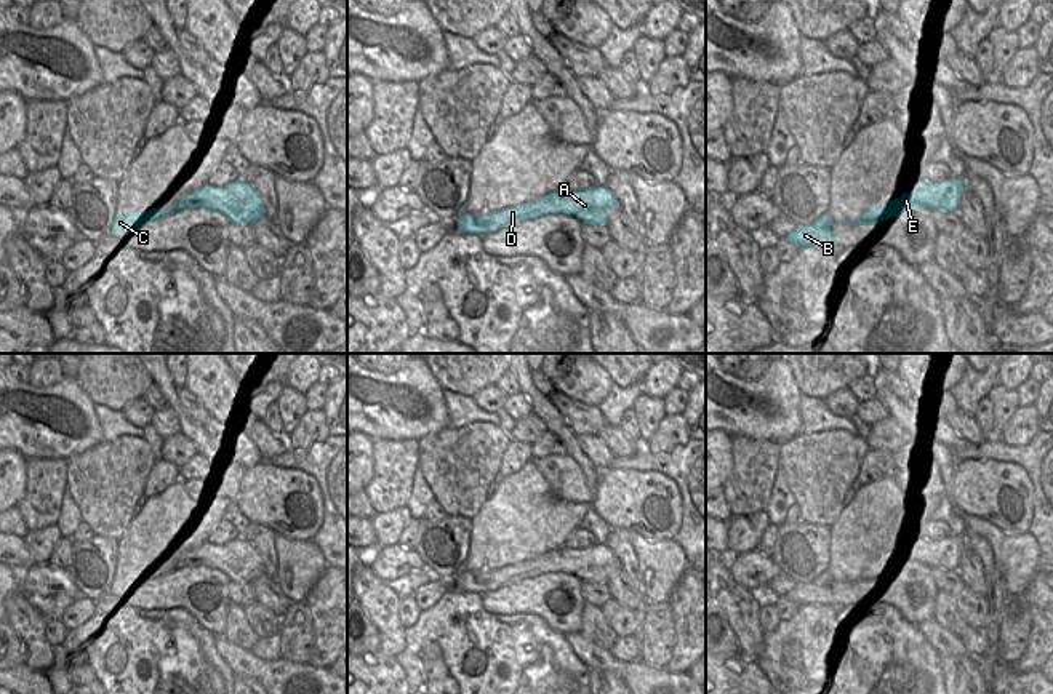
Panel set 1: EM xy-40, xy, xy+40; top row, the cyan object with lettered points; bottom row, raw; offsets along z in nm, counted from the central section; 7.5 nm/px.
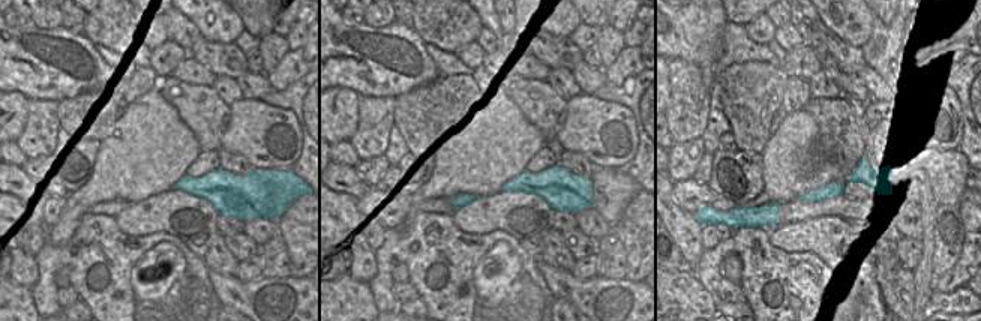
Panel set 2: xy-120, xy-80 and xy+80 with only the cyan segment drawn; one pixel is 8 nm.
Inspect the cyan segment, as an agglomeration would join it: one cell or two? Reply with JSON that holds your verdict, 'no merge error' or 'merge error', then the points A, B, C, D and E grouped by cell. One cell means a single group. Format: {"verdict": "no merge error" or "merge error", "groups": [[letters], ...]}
{"verdict": "no merge error", "groups": [["A", "B", "C", "D", "E"]]}

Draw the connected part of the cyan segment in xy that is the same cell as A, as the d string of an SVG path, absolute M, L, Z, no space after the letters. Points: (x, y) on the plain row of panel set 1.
M594 542L589 547L562 547L518 564L506 566L494 572L474 576L462 569L458 576L458 590L485 593L501 585L517 584L543 572L573 572L583 582L607 584L607 574L619 561L607 544Z

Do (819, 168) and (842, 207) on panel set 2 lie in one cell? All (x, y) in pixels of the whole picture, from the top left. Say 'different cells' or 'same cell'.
different cells

